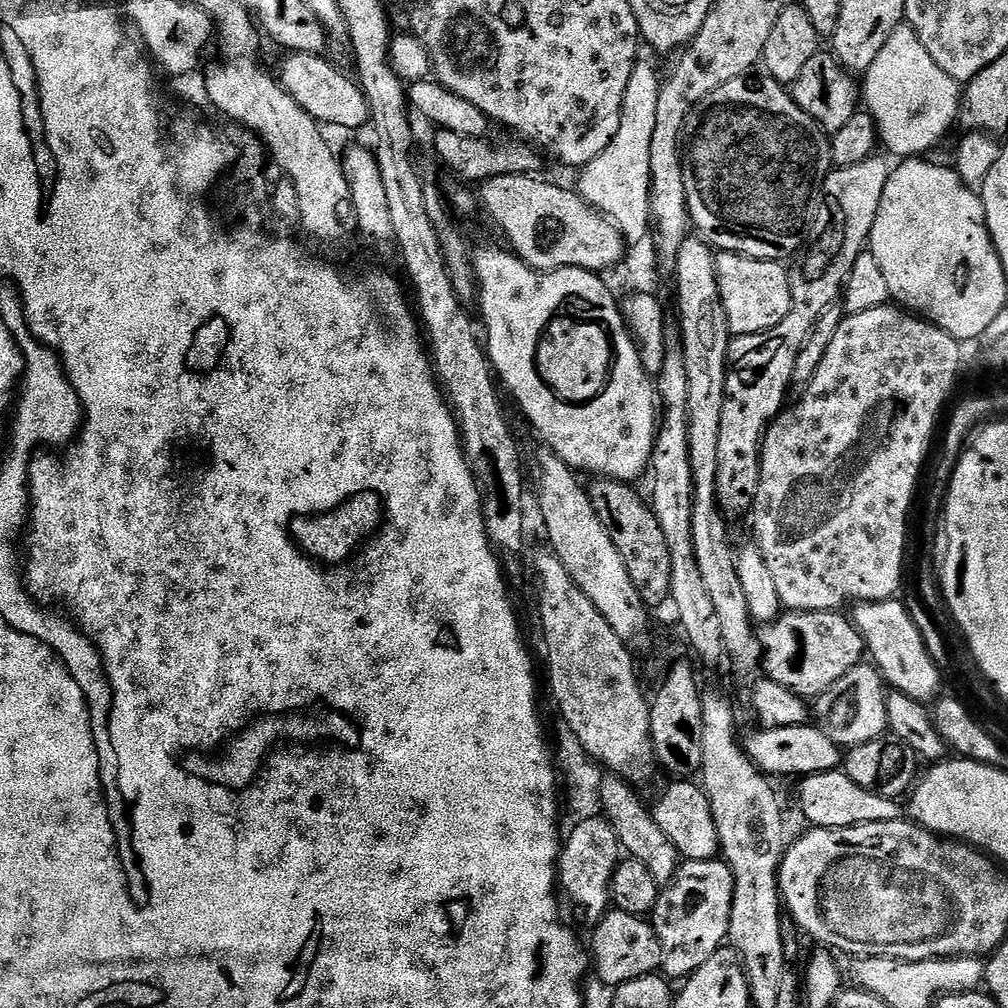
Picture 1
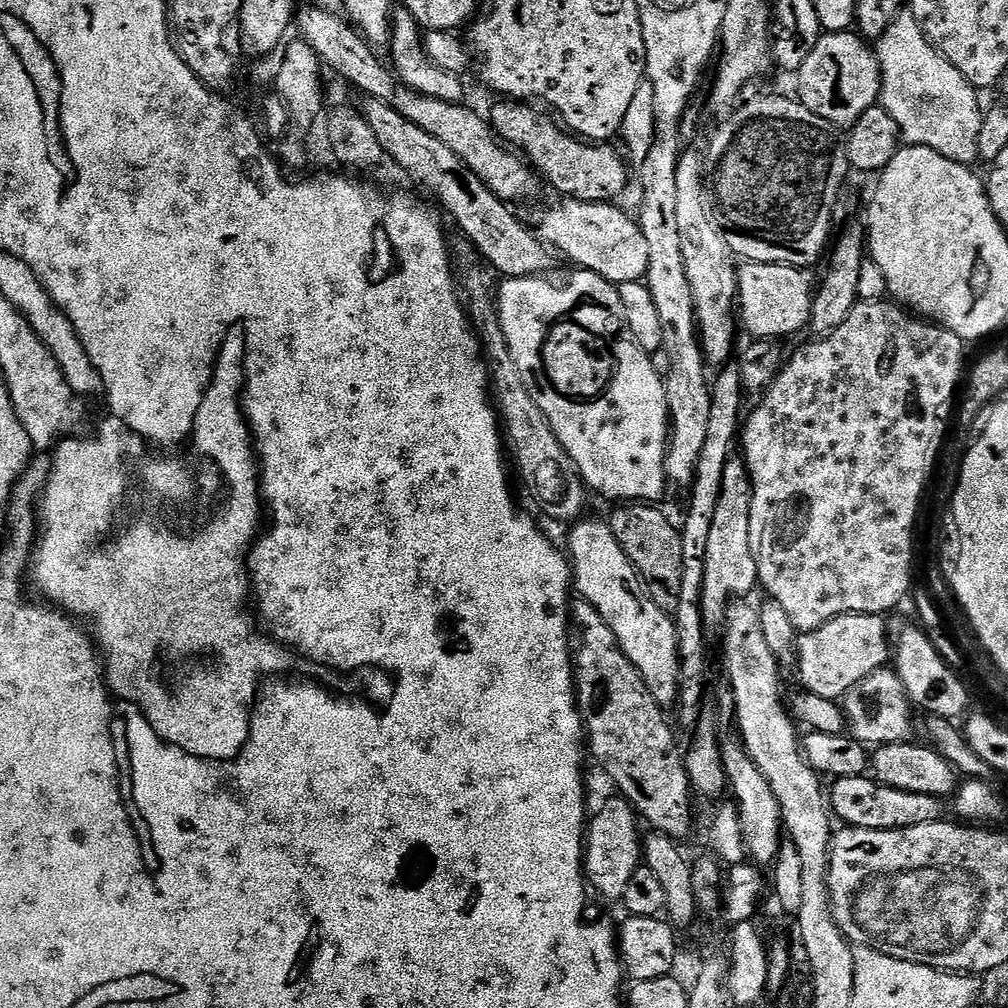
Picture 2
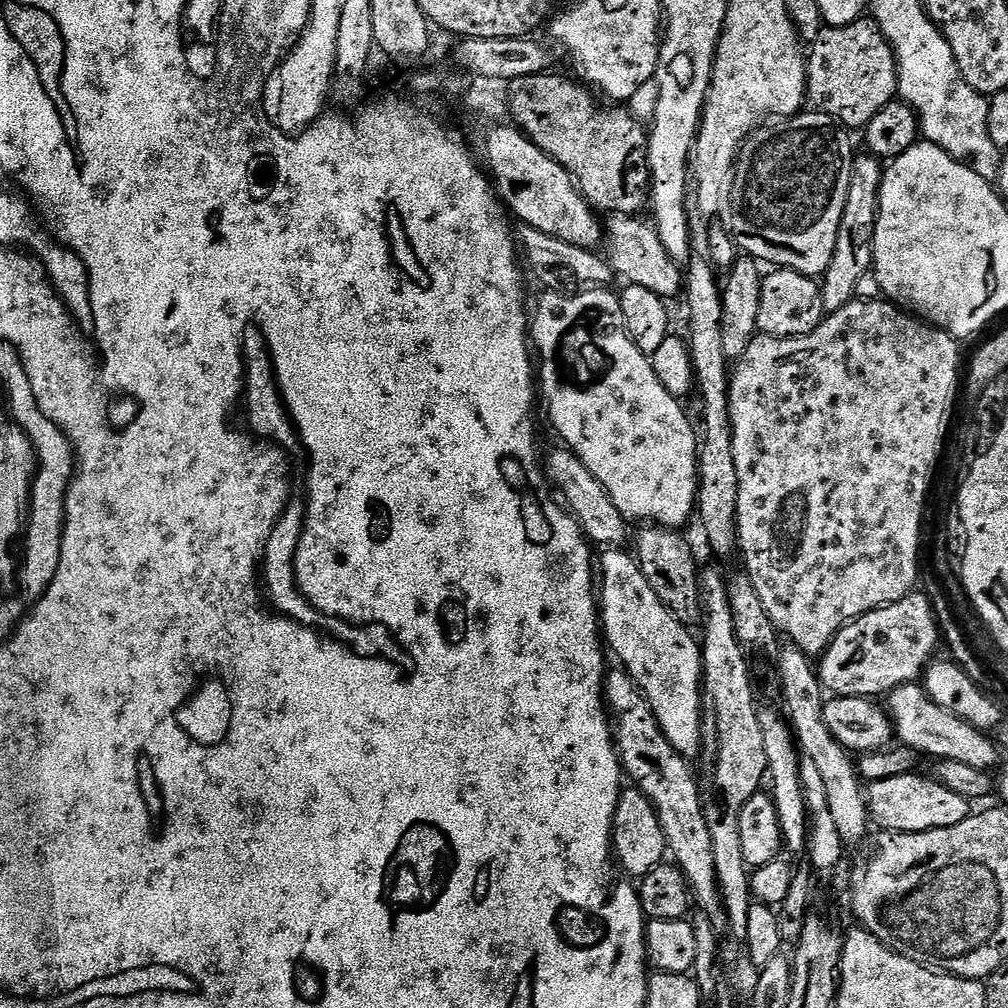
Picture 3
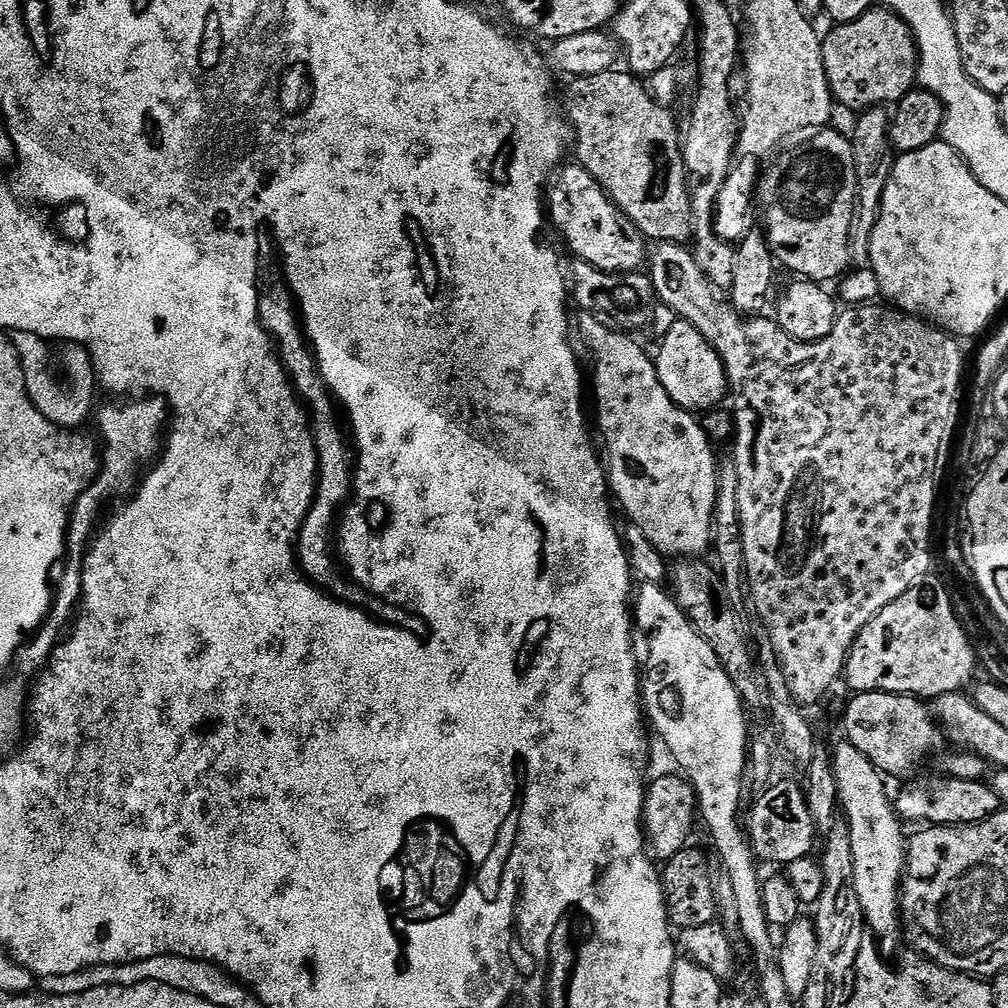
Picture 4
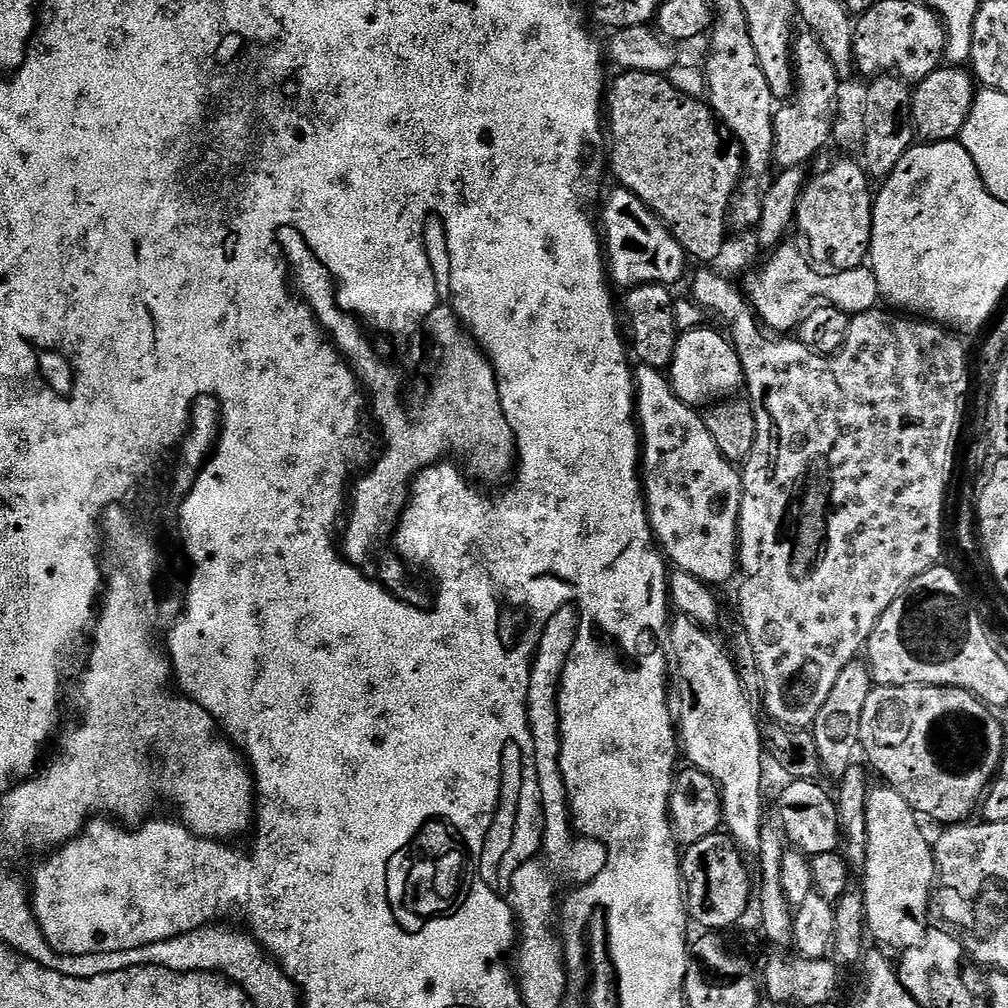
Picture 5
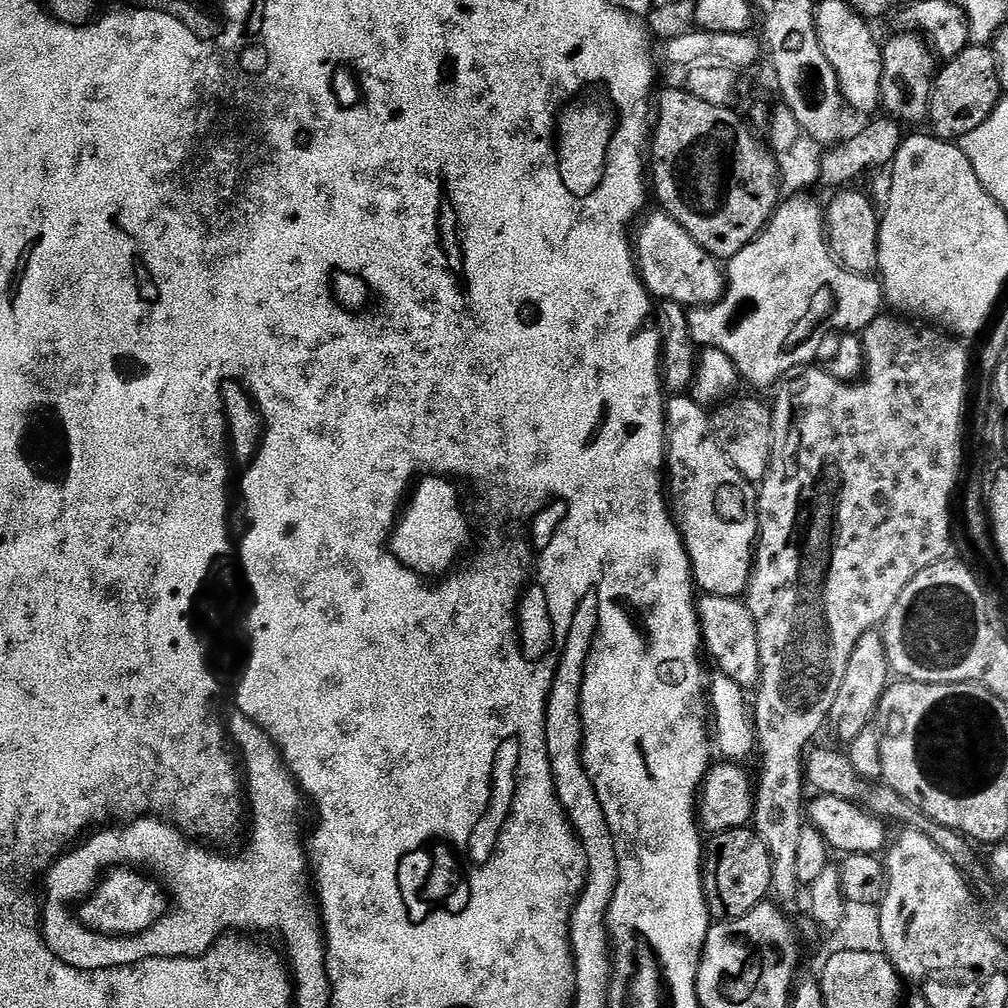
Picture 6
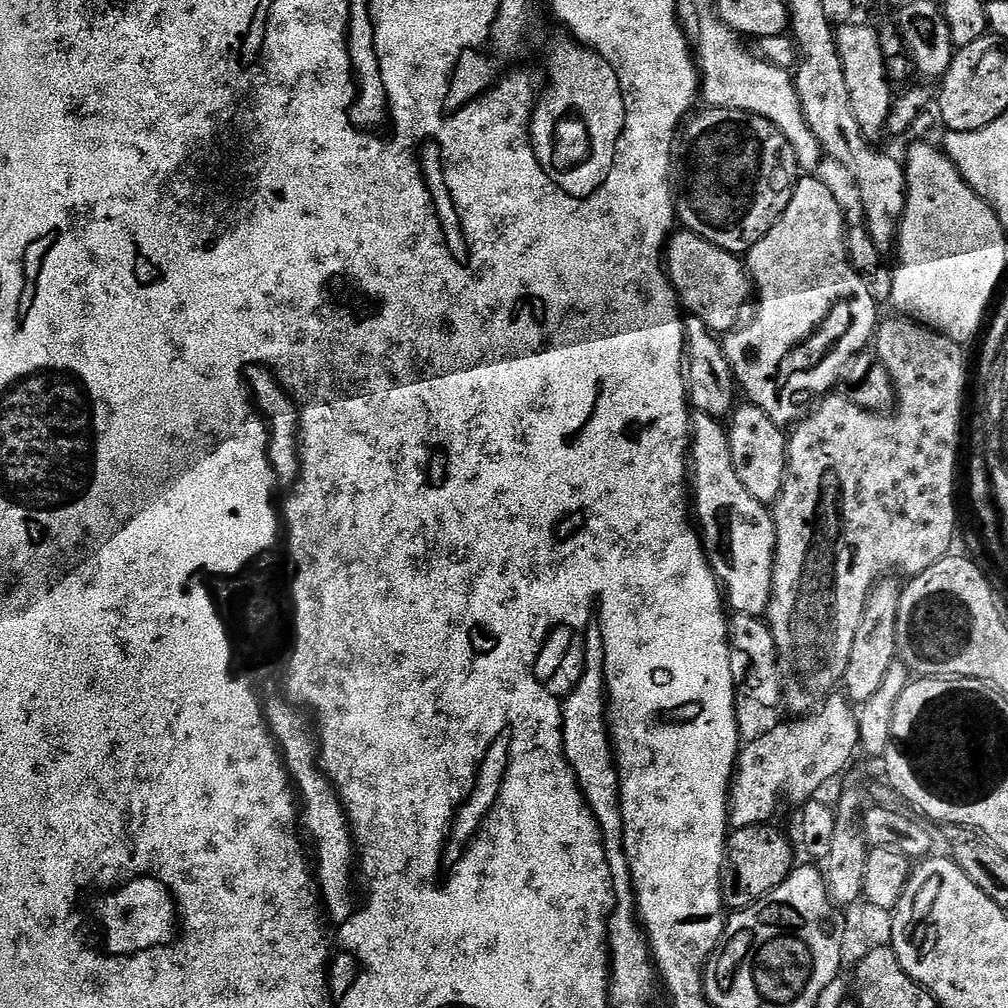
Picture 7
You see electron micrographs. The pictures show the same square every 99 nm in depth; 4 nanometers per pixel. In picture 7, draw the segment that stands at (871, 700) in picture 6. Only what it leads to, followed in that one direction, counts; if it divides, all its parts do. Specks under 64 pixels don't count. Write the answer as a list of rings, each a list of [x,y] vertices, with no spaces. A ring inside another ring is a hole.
[[[885,578],[872,589],[872,595],[868,597],[866,610],[862,614],[862,626],[858,626],[854,646],[850,649],[850,666],[846,666],[842,685],[843,691],[853,705],[862,706],[873,697],[885,681],[890,666],[897,663],[896,643],[901,591],[901,581],[896,581],[896,578]]]

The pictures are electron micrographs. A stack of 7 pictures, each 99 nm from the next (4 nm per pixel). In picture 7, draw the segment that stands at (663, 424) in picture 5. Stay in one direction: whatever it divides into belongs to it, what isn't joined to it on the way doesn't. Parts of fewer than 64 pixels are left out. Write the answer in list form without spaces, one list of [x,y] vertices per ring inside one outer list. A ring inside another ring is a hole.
[[[697,411],[692,418],[690,476],[694,481],[694,516],[698,521],[698,531],[704,541],[704,550],[712,564],[712,571],[716,573],[716,578],[722,585],[727,607],[733,613],[742,616],[763,617],[772,600],[772,579],[776,561],[776,521],[766,505],[758,502],[758,498],[754,498],[754,494],[750,494],[746,486],[742,486],[738,470],[734,470],[728,429],[717,417],[709,416],[707,412]]]

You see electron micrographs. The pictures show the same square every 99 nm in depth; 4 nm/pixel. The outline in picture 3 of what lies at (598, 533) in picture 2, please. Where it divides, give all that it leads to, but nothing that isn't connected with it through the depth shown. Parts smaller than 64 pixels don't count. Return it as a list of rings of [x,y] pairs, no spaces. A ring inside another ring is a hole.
[[[608,550],[598,560],[598,608],[602,623],[602,636],[607,647],[616,651],[619,663],[625,672],[636,682],[637,688],[648,699],[660,732],[674,746],[674,750],[685,758],[693,758],[700,752],[700,739],[706,728],[706,705],[702,685],[704,683],[704,657],[701,645],[684,629],[685,621],[663,604],[650,590],[650,582],[642,574],[635,555],[624,553],[624,550]]]

